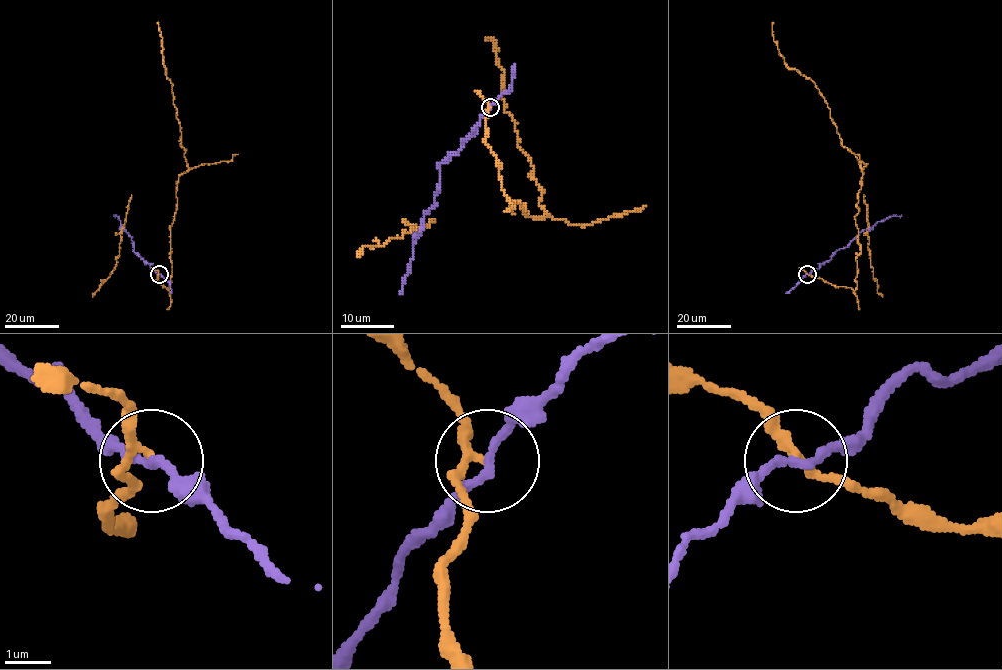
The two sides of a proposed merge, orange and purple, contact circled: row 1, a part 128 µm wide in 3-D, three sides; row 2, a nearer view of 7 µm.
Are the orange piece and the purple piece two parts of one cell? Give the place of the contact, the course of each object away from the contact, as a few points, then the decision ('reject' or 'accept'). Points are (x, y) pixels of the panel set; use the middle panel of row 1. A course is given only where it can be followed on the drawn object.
(490, 107) | orange via (490, 107), (484, 141), (509, 206), (542, 217), (495, 41), (484, 38) | purple via (490, 107), (460, 149), (439, 165), (435, 204), (422, 220), (422, 229), (412, 248), (412, 258), (399, 294) | reject

